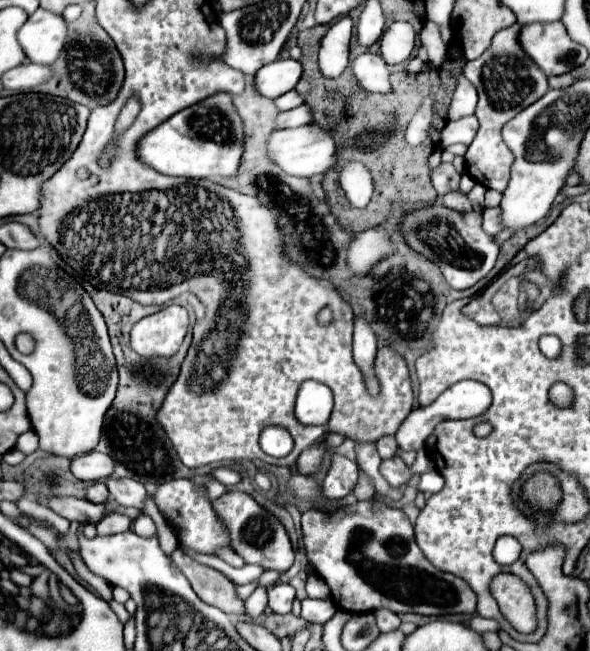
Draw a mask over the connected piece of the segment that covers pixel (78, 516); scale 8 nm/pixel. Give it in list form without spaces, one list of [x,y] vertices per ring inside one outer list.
[[[49,498],[47,504],[59,516],[63,516],[71,522],[75,520],[79,524],[97,524],[107,514],[107,502],[91,504],[91,502],[79,500],[79,498]]]

